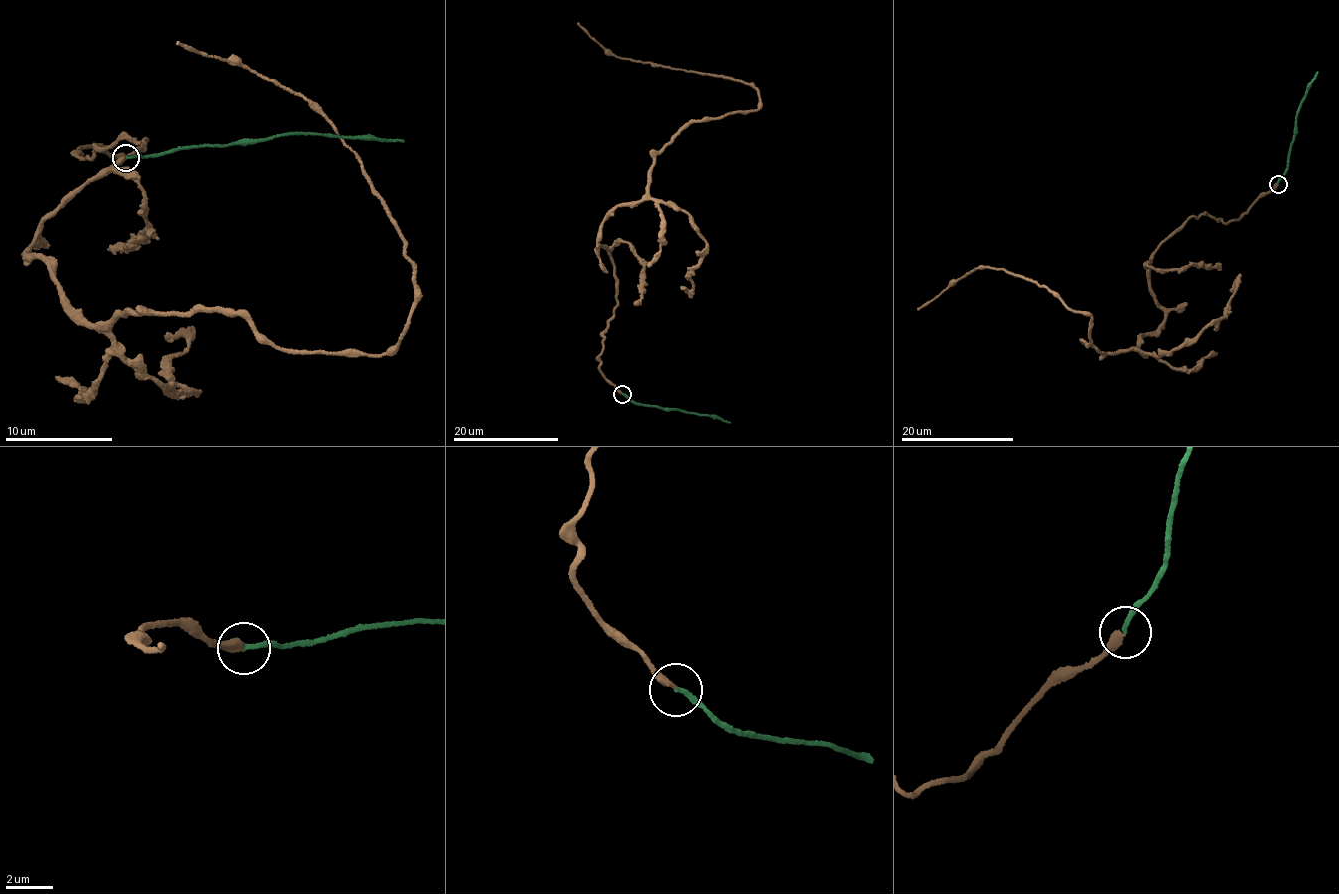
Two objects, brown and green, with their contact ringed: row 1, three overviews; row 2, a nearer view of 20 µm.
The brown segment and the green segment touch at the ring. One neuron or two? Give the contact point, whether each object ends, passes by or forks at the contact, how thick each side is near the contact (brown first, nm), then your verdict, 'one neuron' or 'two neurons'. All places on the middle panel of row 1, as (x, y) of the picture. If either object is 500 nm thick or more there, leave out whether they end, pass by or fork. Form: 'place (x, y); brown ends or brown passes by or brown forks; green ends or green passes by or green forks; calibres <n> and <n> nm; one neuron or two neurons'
place (622, 394); brown ends; green ends; calibres 320 and 190 nm; one neuron

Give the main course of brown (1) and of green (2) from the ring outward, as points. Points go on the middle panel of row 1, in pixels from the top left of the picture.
1: (623, 393), (599, 357), (618, 287), (603, 221), (674, 135), (759, 91), (607, 53), (578, 23)
2: (623, 393), (637, 403), (684, 411), (730, 423)

